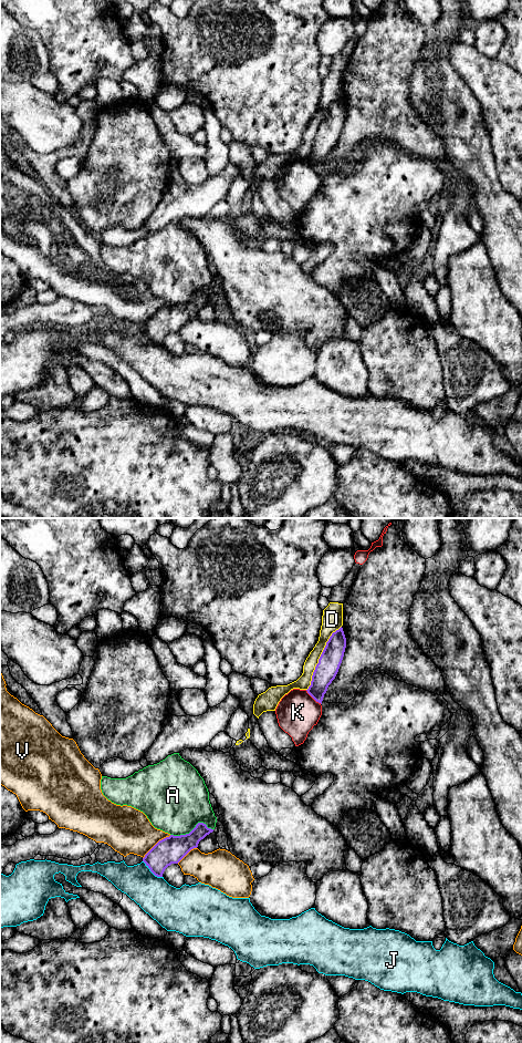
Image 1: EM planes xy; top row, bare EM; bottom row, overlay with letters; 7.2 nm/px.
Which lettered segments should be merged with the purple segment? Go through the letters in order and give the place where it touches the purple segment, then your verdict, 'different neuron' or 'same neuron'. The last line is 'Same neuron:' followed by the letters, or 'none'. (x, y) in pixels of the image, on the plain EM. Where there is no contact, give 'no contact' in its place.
A: contact xy (192, 298); different neuron
D: contact xy (320, 126); different neuron
J: contact xy (152, 340); different neuron
K: contact xy (313, 166); different neuron
V: contact xy (156, 312); different neuron
Same neuron: none

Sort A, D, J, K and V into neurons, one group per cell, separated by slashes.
A / D / J / K / V

